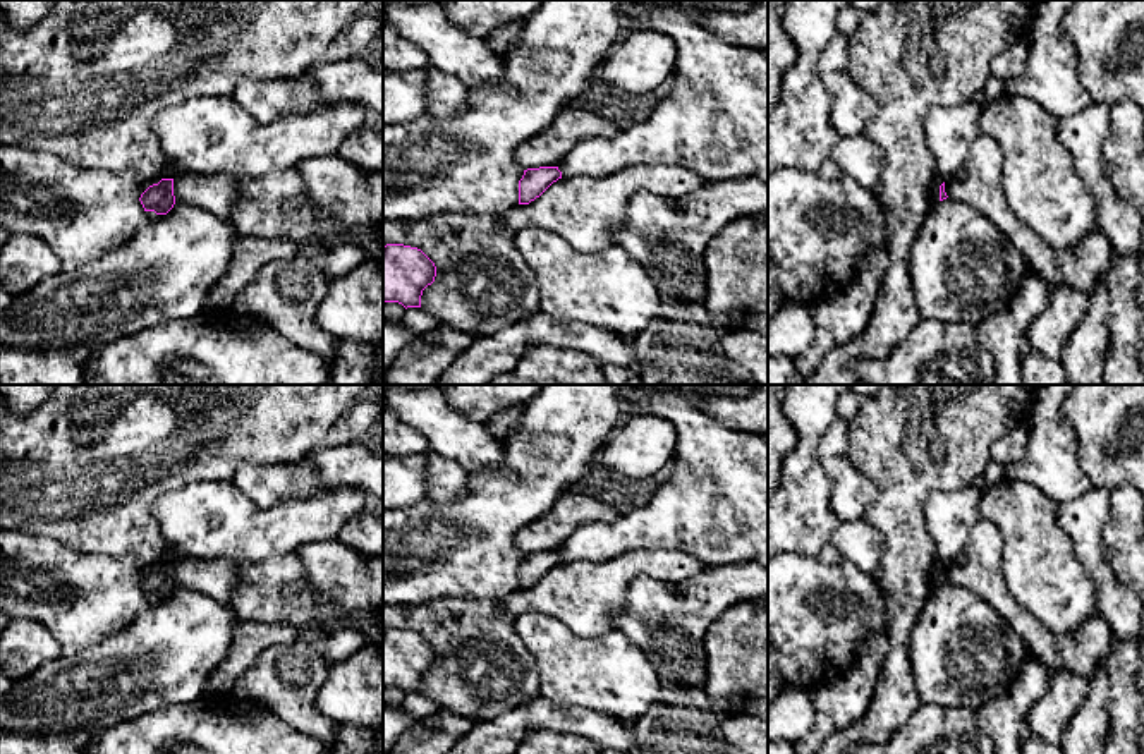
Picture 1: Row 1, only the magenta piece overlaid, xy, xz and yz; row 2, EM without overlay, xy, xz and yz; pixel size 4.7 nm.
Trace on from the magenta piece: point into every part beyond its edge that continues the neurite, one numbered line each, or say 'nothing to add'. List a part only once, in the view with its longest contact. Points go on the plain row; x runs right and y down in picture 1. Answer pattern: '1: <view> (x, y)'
nothing to add

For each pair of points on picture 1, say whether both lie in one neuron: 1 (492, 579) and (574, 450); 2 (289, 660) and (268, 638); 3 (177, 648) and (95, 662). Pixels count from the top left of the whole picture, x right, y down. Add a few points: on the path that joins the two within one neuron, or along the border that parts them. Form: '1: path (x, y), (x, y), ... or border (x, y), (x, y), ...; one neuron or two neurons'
1: path (492, 547), (492, 533), (541, 483); one neuron
2: border (299, 634), (287, 643), (268, 646), (246, 670); two neurons
3: path (157, 660), (115, 662); one neuron

